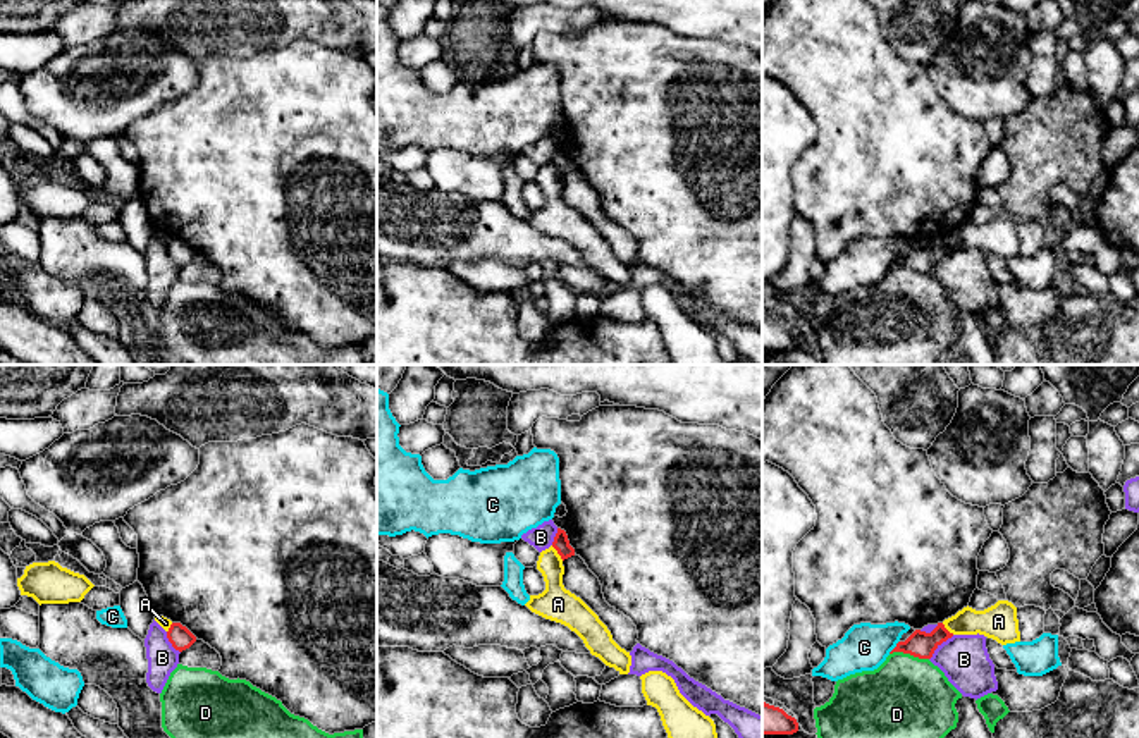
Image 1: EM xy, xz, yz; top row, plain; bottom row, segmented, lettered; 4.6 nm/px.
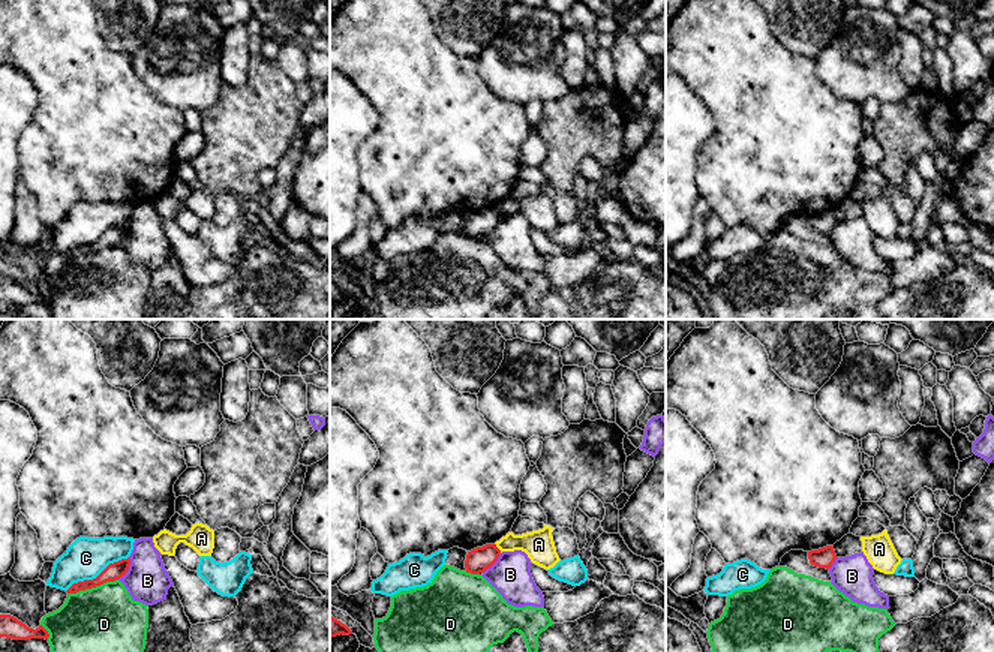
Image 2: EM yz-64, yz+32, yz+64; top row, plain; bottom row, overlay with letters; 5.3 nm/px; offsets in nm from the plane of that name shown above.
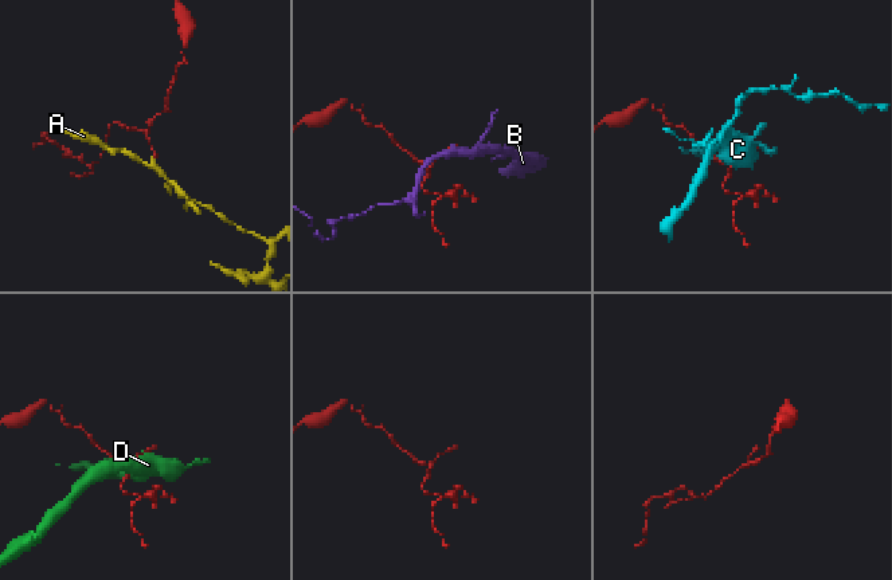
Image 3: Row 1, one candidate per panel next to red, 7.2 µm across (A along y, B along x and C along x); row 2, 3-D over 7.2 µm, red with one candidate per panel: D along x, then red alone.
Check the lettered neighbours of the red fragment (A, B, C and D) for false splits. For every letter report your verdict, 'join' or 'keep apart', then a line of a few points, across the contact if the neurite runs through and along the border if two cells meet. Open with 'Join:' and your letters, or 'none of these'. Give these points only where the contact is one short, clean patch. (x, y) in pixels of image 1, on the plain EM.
Join: none of these
A: keep apart; line xz (551, 160), (563, 174)
B: keep apart
C: keep apart; line yz (898, 255), (888, 267)
D: keep apart

